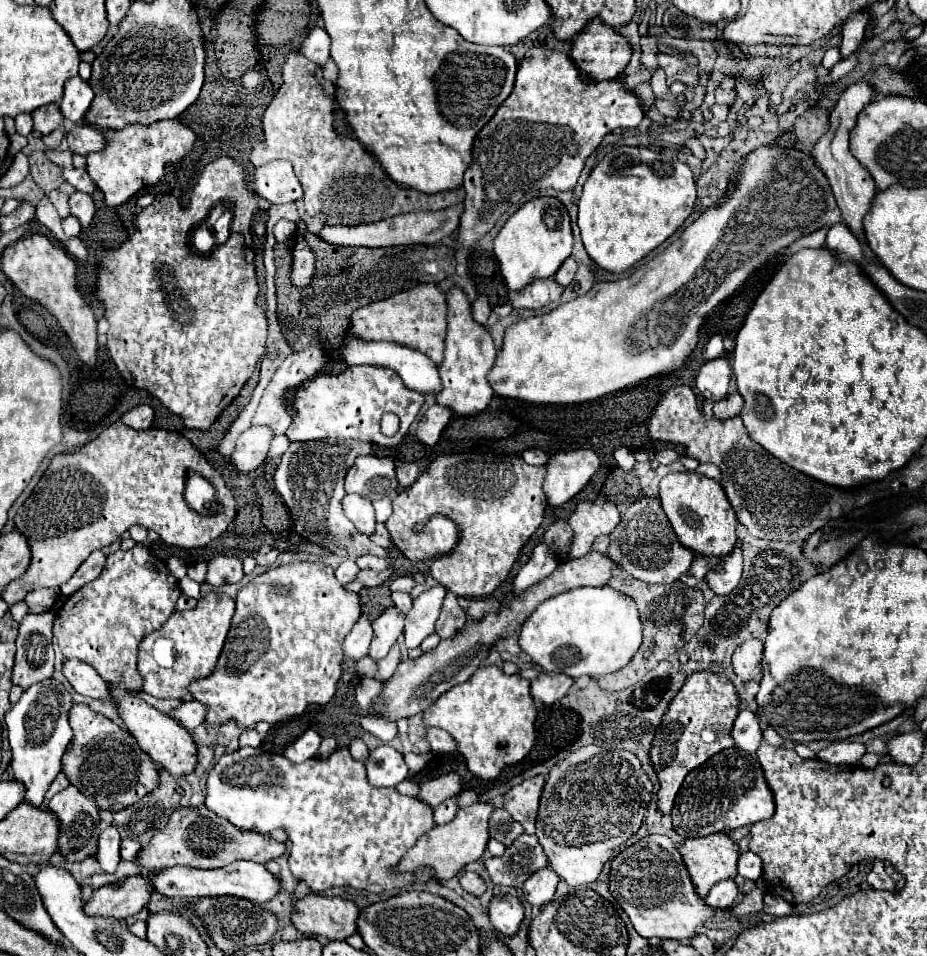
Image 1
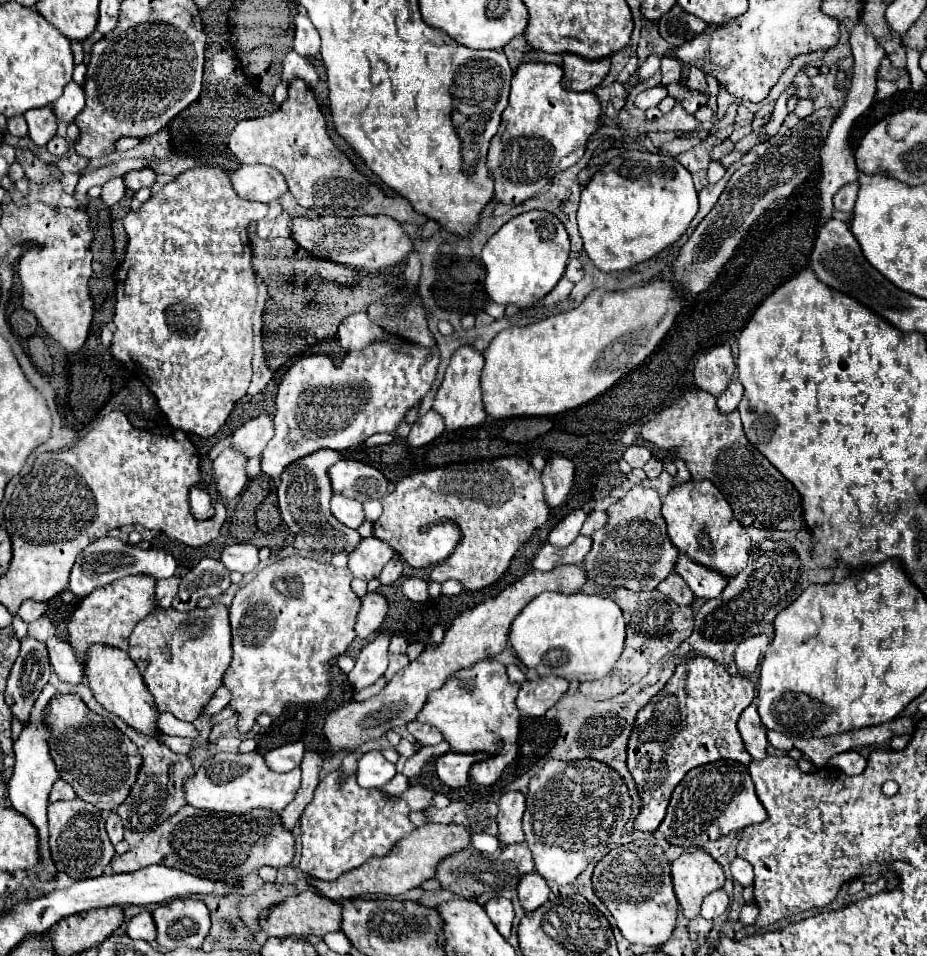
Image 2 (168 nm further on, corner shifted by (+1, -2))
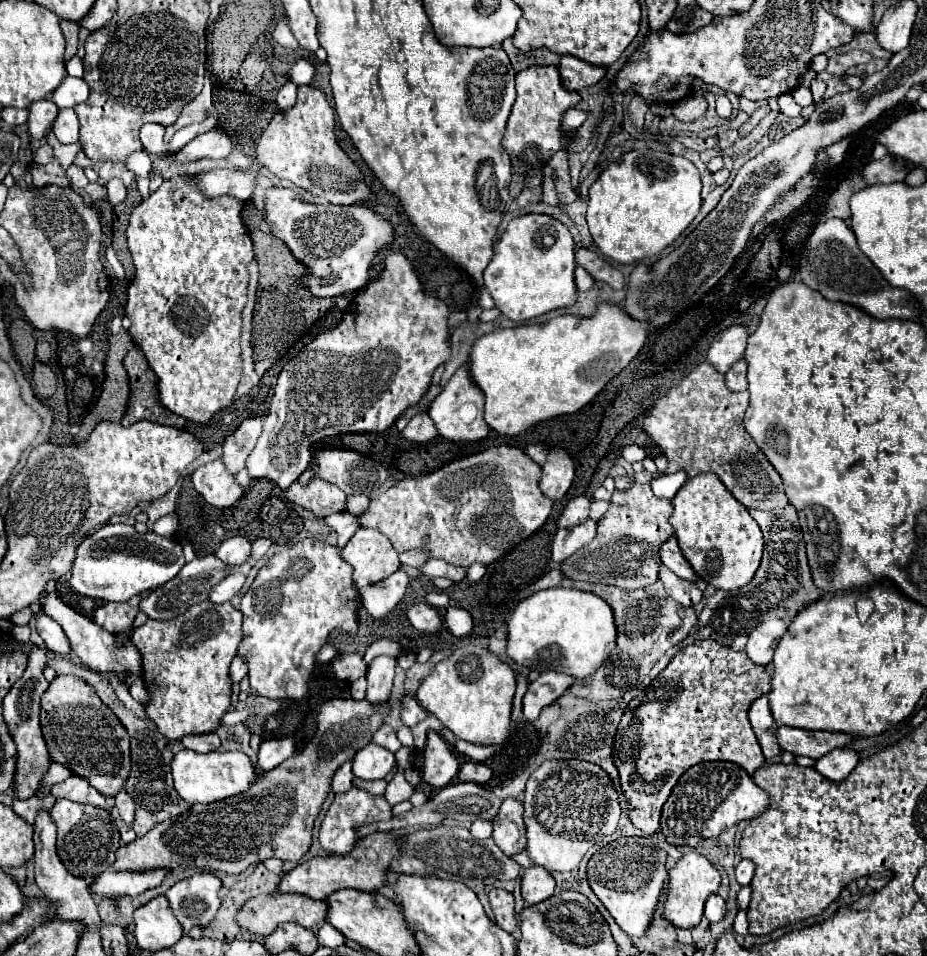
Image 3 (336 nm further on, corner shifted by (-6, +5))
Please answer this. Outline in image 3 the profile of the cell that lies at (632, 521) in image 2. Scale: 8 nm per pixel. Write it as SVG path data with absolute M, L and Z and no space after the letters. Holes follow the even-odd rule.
M634 483L628 491L614 491L610 499L610 509L598 521L596 537L576 551L570 559L566 559L560 569L566 577L574 581L590 581L590 583L606 583L616 585L626 591L642 589L658 581L660 547L666 543L674 529L668 523L672 513L672 503L668 499L660 499L652 493L650 485Z

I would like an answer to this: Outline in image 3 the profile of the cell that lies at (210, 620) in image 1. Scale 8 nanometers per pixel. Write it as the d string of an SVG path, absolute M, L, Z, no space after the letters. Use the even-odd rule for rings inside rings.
M202 601L198 605L192 605L186 613L168 621L148 619L144 625L134 629L132 643L142 653L144 683L152 695L152 705L146 707L146 713L168 739L180 739L188 733L208 733L218 727L220 717L230 707L232 683L228 669L232 659L236 657L240 639L242 639L242 613L234 609L230 603L218 605L212 601Z

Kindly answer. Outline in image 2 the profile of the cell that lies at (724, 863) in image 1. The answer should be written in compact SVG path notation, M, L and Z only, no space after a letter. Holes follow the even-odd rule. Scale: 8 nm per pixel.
M691 848L671 862L671 882L685 918L695 918L707 894L725 884L721 866L703 850Z

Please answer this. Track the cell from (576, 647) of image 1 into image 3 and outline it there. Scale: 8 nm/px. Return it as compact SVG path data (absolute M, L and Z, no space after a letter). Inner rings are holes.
M552 587L522 599L508 619L506 653L524 667L536 671L562 671L576 679L588 677L608 659L616 647L614 609L598 595L578 589Z

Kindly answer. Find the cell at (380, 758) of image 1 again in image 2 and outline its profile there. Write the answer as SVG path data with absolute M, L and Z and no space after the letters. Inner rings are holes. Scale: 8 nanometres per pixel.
M379 750L365 752L357 762L357 784L361 788L379 788L395 776L395 764L387 762Z

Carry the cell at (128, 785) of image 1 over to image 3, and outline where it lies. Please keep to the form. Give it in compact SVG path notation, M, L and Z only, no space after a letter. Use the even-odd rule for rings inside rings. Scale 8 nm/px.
M58 675L42 695L40 723L50 757L74 775L86 779L102 795L114 797L130 775L130 735L116 719L114 711L106 707L96 691L84 679L72 675Z

